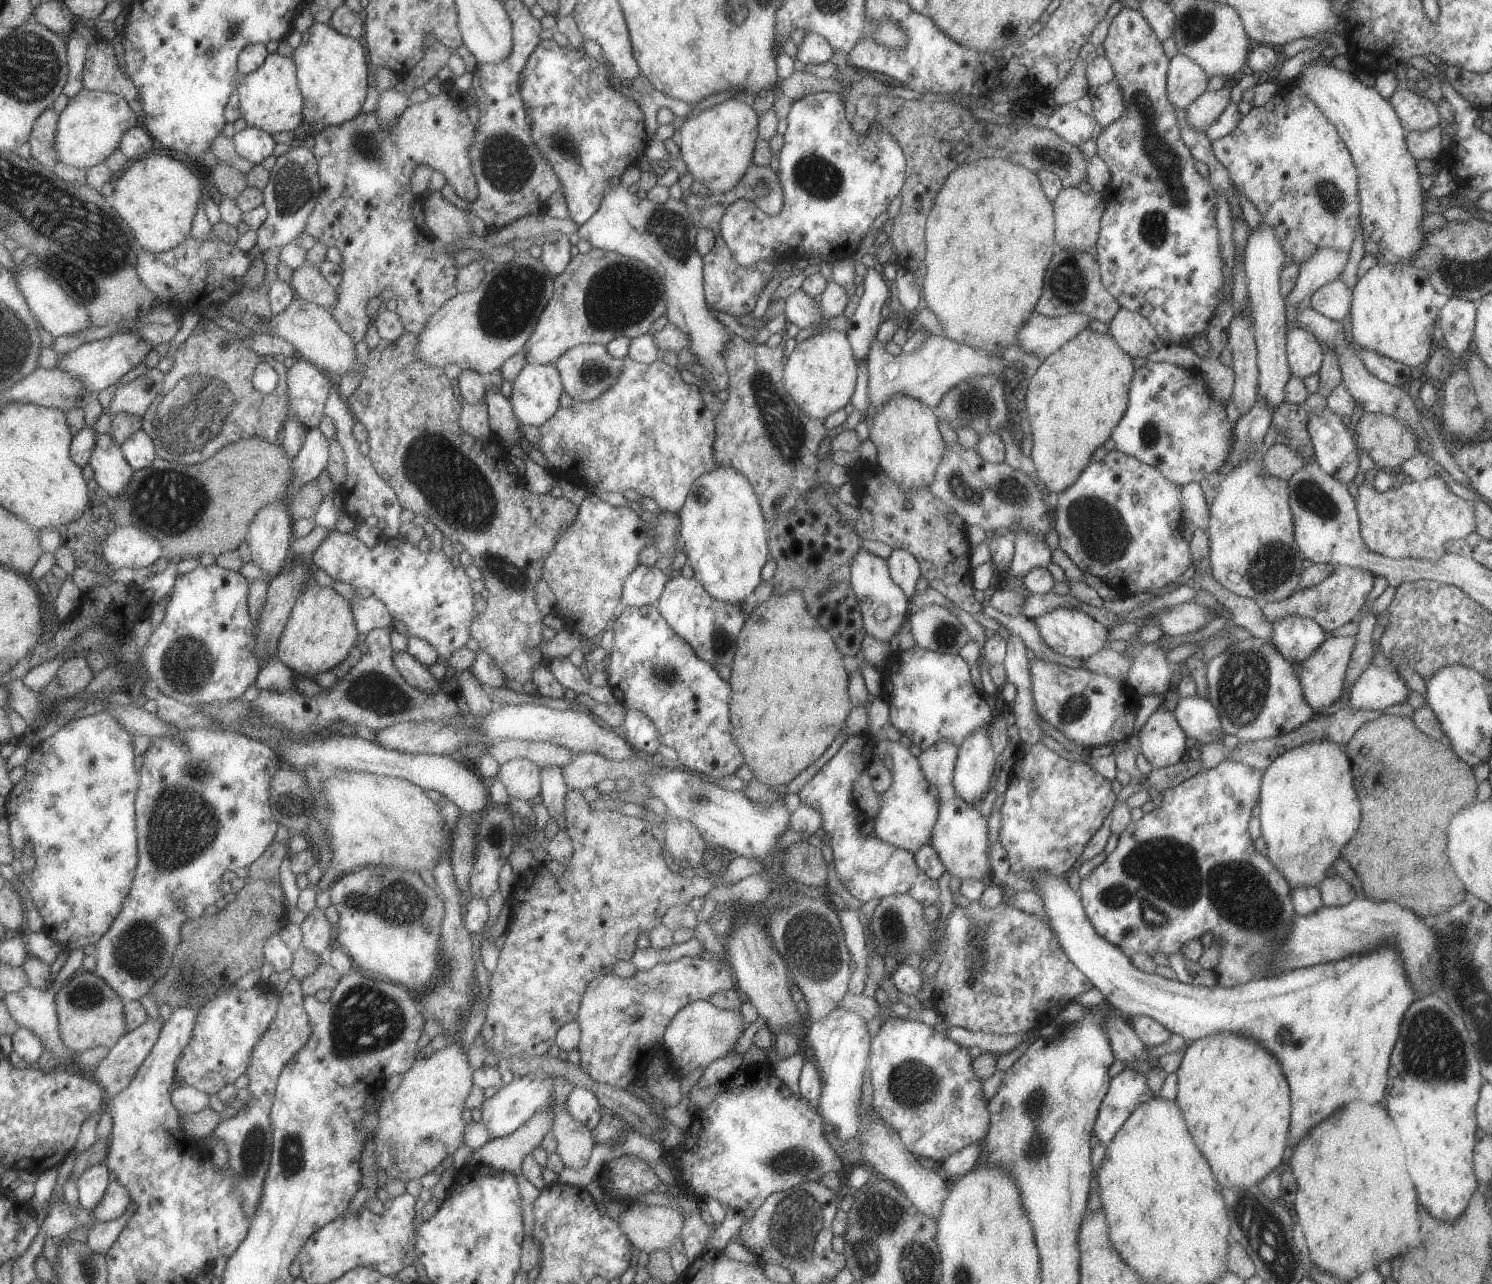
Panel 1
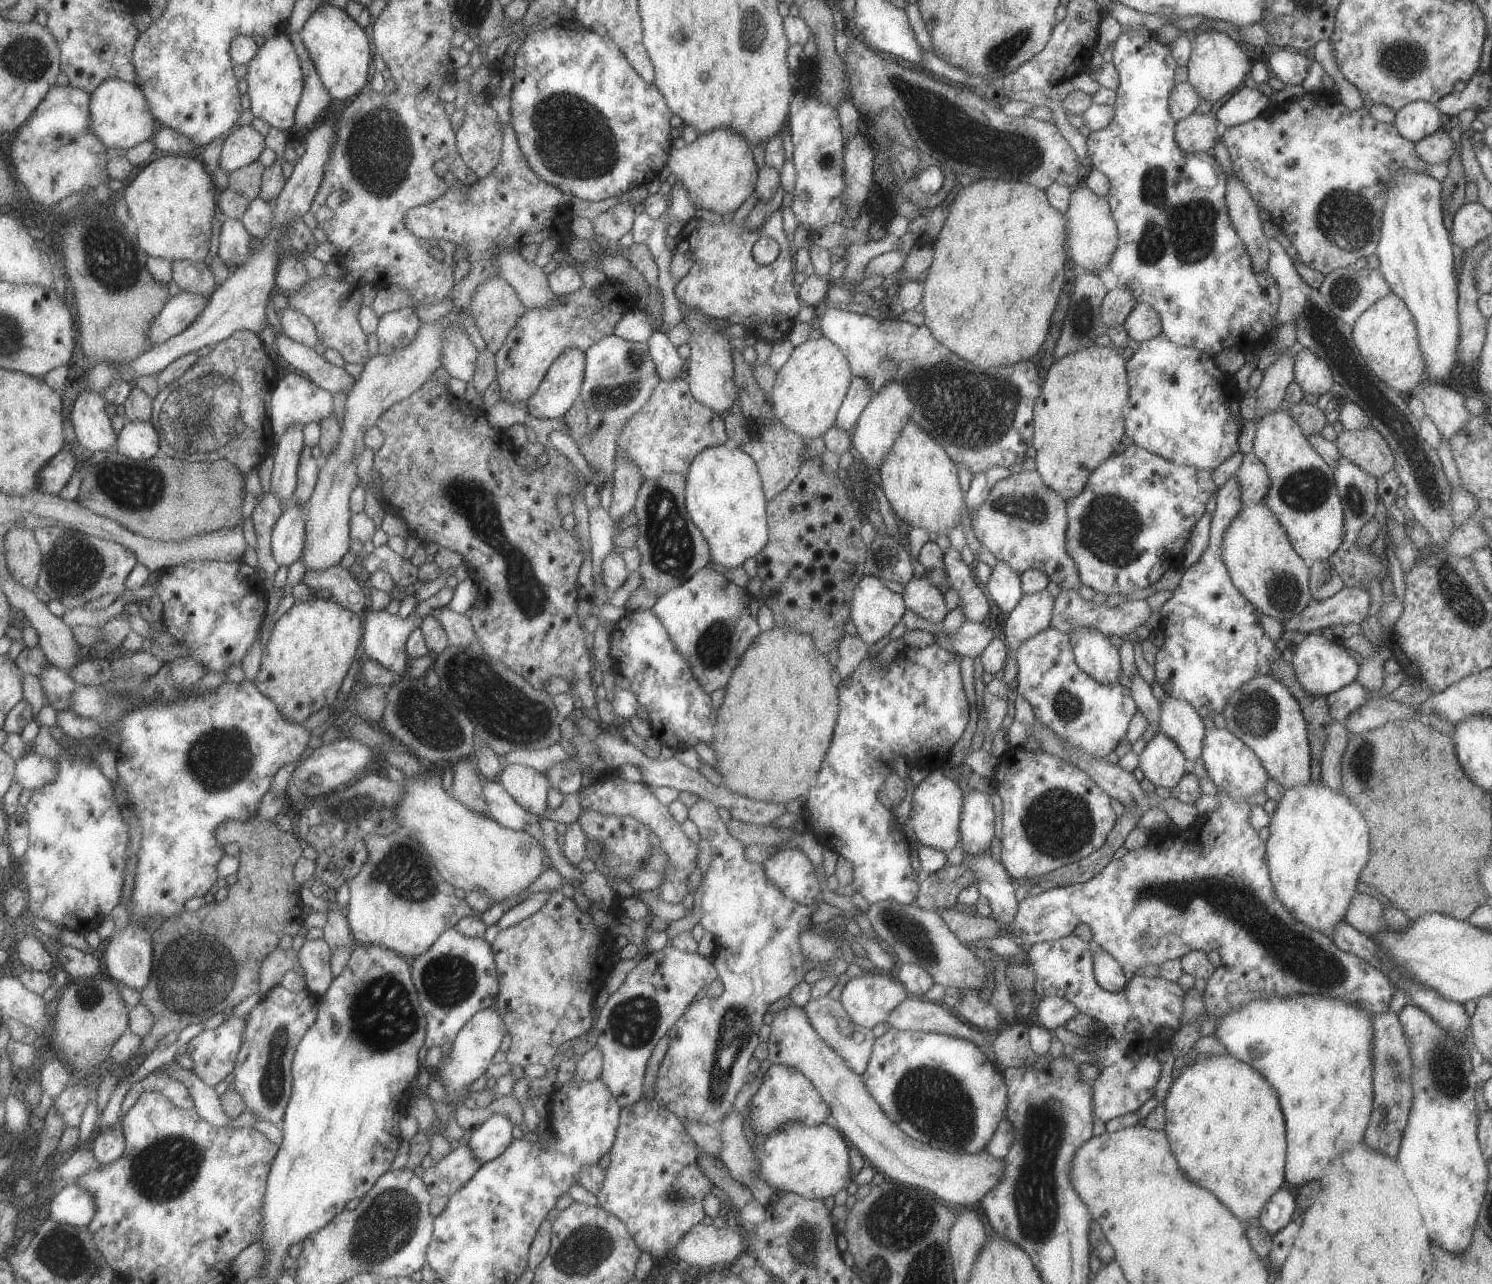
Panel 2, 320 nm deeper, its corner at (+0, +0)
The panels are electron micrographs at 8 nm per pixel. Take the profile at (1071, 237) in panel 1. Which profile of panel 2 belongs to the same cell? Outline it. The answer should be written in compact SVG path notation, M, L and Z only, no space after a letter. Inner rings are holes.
M1087 187L1077 188L1070 192L1066 220L1066 241L1068 243L1067 258L1070 258L1079 270L1098 274L1107 269L1111 255L1118 245L1118 232L1111 216L1108 202L1104 197L1097 196Z

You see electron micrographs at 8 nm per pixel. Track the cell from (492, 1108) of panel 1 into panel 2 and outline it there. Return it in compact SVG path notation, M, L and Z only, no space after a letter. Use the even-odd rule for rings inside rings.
M497 1113L475 1128L467 1146L480 1166L498 1157L509 1146L513 1140L512 1126L505 1115Z

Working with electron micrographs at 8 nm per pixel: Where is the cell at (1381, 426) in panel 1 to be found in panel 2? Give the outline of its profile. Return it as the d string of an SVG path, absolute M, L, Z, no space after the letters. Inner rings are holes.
M1372 427L1356 431L1341 430L1334 438L1341 457L1358 466L1373 478L1394 468L1394 456L1385 439Z

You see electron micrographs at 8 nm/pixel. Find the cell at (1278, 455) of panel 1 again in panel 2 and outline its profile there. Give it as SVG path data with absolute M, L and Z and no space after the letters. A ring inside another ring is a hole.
M1252 450L1244 455L1242 463L1234 475L1239 487L1242 506L1257 504L1263 500L1267 494L1270 480L1265 465L1257 460Z

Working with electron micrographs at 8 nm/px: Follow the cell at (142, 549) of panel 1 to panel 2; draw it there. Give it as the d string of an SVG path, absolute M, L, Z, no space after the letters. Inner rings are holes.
M45 527L34 529L39 544L42 546L43 570L40 574L38 586L51 598L59 601L67 609L83 608L87 602L101 598L105 594L116 594L121 596L125 590L125 582L133 568L139 563L138 555L128 546L100 538L95 535L88 535L76 531L71 527Z

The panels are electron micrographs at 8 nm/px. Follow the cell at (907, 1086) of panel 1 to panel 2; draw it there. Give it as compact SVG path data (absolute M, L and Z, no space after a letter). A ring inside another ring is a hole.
M890 1027L882 1036L874 1038L870 1058L867 1061L865 1070L863 1070L862 1081L867 1089L867 1092L875 1099L875 1102L881 1107L885 1116L895 1126L907 1134L913 1140L925 1143L934 1149L944 1150L953 1154L961 1153L978 1153L986 1148L986 1144L991 1140L995 1129L999 1122L1006 1118L1007 1108L1007 1087L1003 1082L1000 1068L997 1067L991 1060L990 1056L983 1053L980 1048L977 1048L972 1042L942 1035L939 1033L924 1033L921 1031L902 1031L895 1027Z

